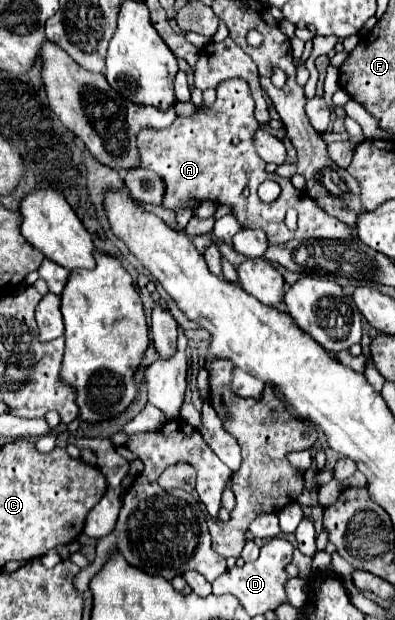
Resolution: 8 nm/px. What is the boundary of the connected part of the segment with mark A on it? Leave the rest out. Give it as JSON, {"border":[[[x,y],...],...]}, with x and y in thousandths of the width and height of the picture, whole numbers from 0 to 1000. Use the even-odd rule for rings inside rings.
{"border":[[[585,126],[570,129],[549,139],[549,165],[529,174],[499,174],[489,190],[468,190],[468,187],[448,187],[443,197],[418,206],[418,210],[362,210],[347,223],[352,229],[352,248],[357,248],[357,271],[377,271],[387,277],[397,277],[423,300],[418,319],[413,319],[413,332],[433,335],[433,339],[453,339],[458,332],[489,335],[494,326],[549,326],[549,329],[580,329],[590,332],[590,348],[605,355],[605,361],[615,368],[661,368],[671,371],[671,377],[681,377],[681,394],[716,394],[732,390],[742,384],[752,387],[777,387],[777,384],[894,384],[894,371],[884,365],[873,365],[868,358],[858,358],[853,352],[823,345],[823,339],[803,335],[797,326],[772,316],[767,310],[757,310],[732,287],[706,287],[701,281],[676,281],[671,277],[671,261],[661,261],[661,255],[646,245],[641,235],[641,219],[656,206],[656,197],[641,187],[646,177],[646,161],[635,155],[635,145],[625,139],[620,129],[610,126]],[[671,290],[691,290],[711,300],[711,313],[701,323],[691,323],[686,329],[666,329],[651,316],[651,300]],[[630,303],[630,316],[615,316],[615,306]],[[732,335],[747,335],[757,345],[752,355],[752,368],[737,374],[722,365],[722,342]]]}

